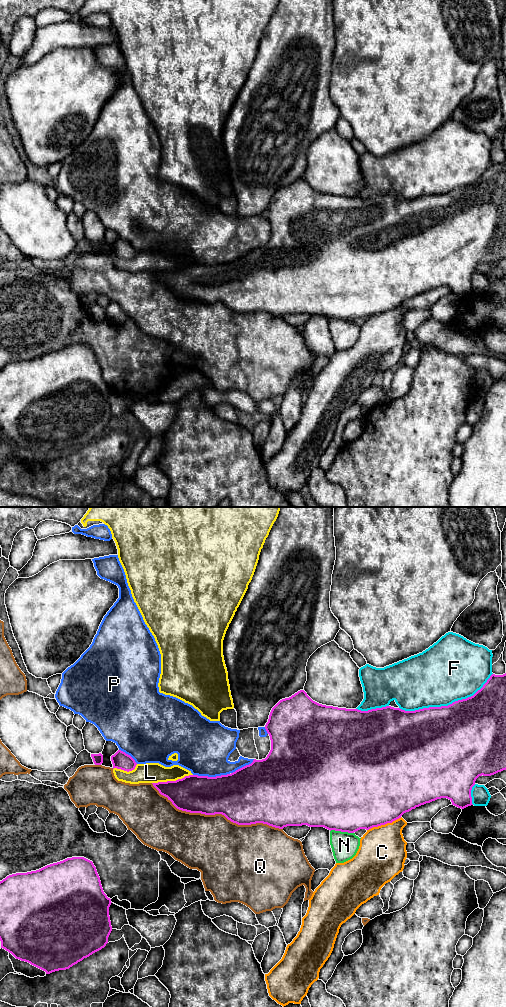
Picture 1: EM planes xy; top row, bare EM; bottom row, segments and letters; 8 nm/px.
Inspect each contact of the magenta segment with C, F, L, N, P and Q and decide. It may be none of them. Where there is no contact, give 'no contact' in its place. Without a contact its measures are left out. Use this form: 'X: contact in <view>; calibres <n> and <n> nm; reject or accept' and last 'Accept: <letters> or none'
C: contact in xy; calibres 500 and 380 nm; reject
F: contact in xy; calibres 500 and 480 nm; reject
L: contact in xy; calibres 300 and 160 nm; reject
N: contact in xy; calibres 500 and 220 nm; reject
P: contact in xy; calibres 360 and 440 nm; reject
Q: contact in xy; calibres 420 and 460 nm; reject
Accept: none

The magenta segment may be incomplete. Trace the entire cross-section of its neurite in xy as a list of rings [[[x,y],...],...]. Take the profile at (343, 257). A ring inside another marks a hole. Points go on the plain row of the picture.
[[[506,161],[503,163],[492,162],[483,175],[471,185],[455,189],[448,194],[429,195],[415,199],[405,199],[391,194],[368,199],[326,194],[313,189],[304,178],[300,178],[291,185],[280,188],[272,196],[265,217],[271,228],[271,238],[265,247],[254,247],[251,252],[227,263],[216,265],[189,263],[176,269],[152,272],[179,298],[205,303],[222,302],[238,313],[263,311],[279,317],[287,314],[307,313],[324,315],[330,319],[354,321],[360,317],[369,318],[392,311],[401,306],[404,301],[441,286],[447,286],[452,293],[464,297],[473,293],[471,278],[479,264],[491,264],[506,258]]]

